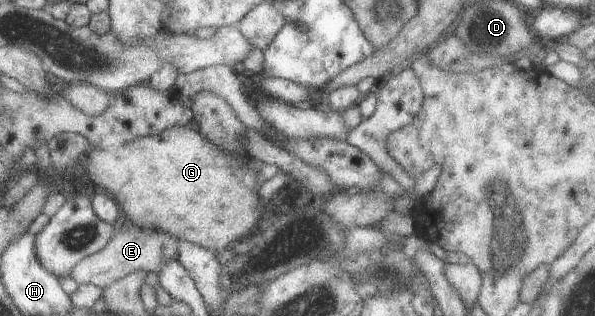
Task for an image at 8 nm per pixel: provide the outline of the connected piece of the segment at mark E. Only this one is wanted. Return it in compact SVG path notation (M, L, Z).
M144 228L115 232L102 249L92 255L84 257L80 263L76 263L76 265L70 269L70 275L66 275L66 277L74 279L77 284L90 283L102 290L113 281L125 279L125 277L132 272L143 275L144 273L152 271L152 273L157 274L158 269L160 269L168 259L177 261L176 240L177 239L170 234Z

